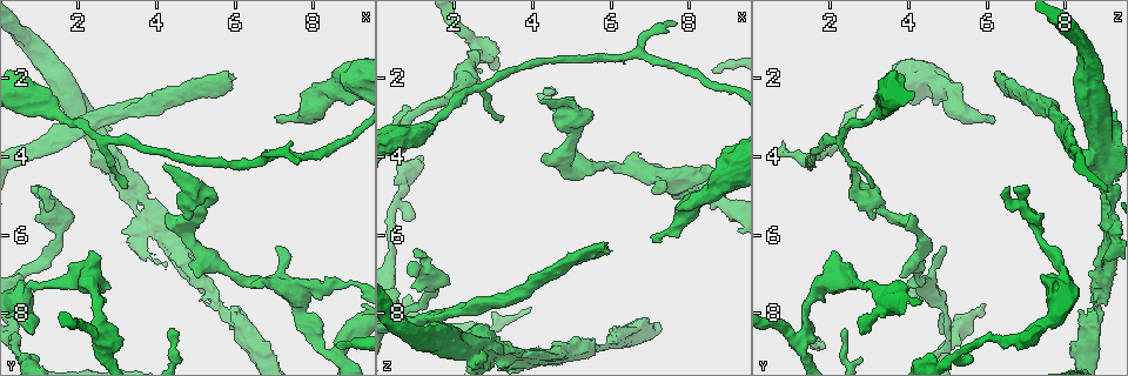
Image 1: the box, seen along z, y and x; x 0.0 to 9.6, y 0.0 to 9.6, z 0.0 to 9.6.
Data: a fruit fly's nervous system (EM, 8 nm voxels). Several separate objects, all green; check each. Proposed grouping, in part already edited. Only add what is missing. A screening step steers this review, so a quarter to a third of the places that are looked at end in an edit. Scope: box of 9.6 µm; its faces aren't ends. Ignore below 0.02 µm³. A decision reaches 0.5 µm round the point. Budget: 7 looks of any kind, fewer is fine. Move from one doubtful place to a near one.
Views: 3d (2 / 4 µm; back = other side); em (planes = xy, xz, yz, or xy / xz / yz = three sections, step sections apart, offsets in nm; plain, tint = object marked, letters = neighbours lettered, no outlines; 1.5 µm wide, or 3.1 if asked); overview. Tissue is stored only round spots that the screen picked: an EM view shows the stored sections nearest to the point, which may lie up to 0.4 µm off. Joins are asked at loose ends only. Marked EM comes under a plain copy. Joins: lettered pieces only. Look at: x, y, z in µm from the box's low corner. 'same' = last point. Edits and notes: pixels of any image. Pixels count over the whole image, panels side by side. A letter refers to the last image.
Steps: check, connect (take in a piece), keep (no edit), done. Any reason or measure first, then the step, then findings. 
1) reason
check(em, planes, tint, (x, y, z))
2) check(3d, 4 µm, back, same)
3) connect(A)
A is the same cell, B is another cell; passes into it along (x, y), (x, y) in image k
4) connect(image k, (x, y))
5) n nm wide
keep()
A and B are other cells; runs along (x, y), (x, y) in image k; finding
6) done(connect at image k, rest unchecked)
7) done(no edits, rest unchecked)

branch stops here
check(em, planes, tint, (6.00, 2.00, 6.40))

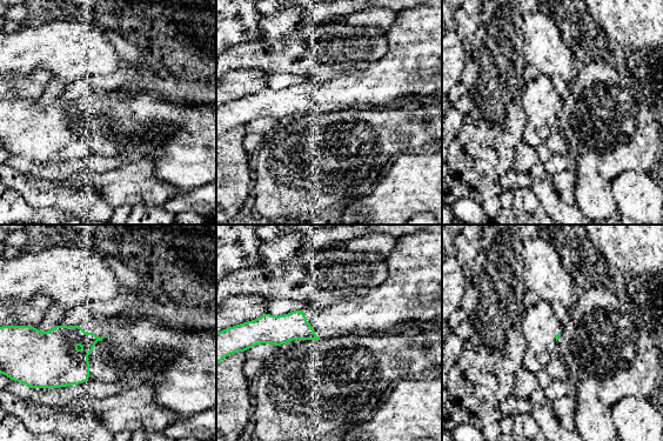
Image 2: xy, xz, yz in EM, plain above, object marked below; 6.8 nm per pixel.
see the neighbours
check(em, planes, letters, same)

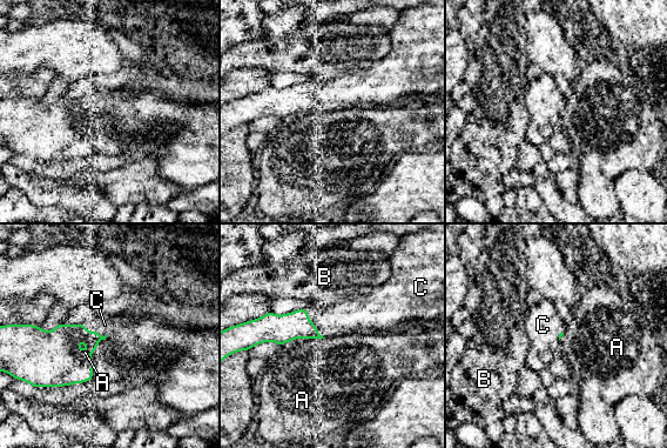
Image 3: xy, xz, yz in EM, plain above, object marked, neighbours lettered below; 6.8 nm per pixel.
connect(C)
C is the same cell, A and B are other cells; it goes on there

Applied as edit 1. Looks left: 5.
check(overview)

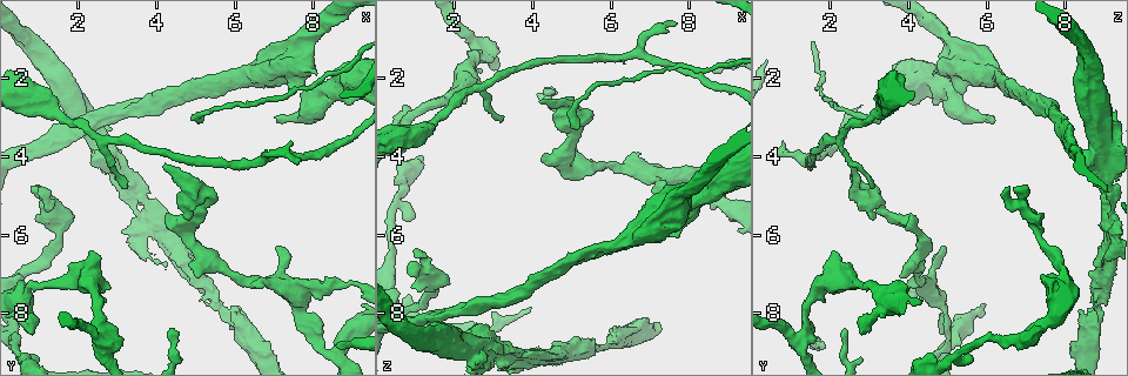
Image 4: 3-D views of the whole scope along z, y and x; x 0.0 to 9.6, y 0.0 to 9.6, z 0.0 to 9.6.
an open end
check(3d, 4 µm, (3.25, 4.80, 3.10))

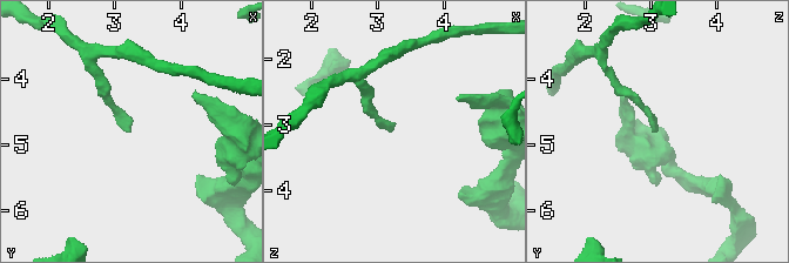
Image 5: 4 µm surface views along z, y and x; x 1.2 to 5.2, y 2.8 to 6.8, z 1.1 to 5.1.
check(em, xz, step 4, tint, (3.25, 4.80, 3.05))

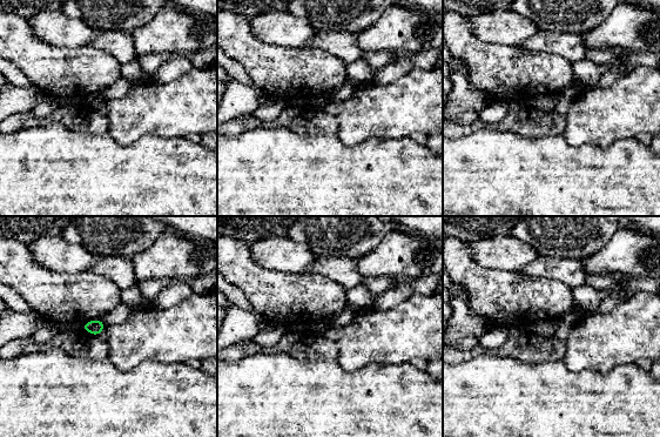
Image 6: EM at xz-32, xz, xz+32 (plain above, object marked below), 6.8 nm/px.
check(em, planes, letters, same)

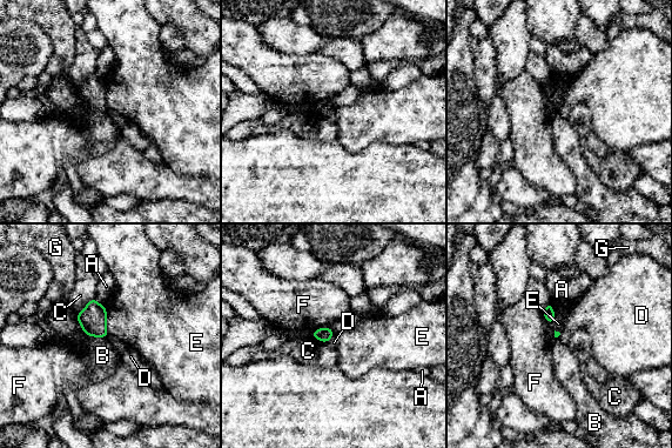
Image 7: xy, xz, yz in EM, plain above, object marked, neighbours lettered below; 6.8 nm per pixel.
keep()
A, B, C, D, E, F and G are other cells; border along (105, 306), (106, 331), (109, 334) in image 7; no lettered piece goes on from it

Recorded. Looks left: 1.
done(connect at image 3, rest unchecked)

